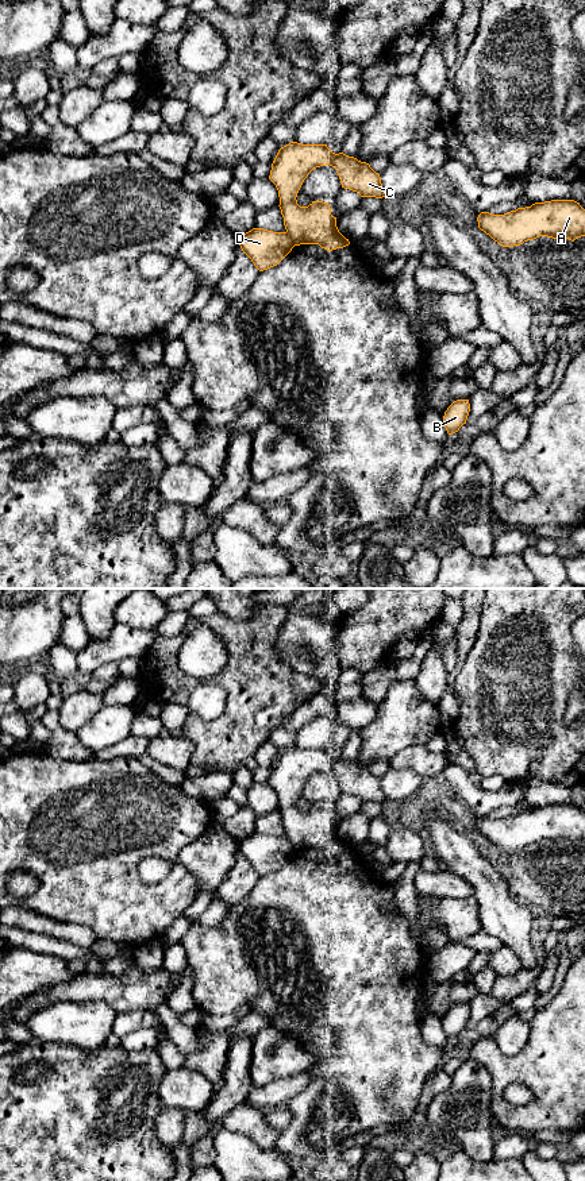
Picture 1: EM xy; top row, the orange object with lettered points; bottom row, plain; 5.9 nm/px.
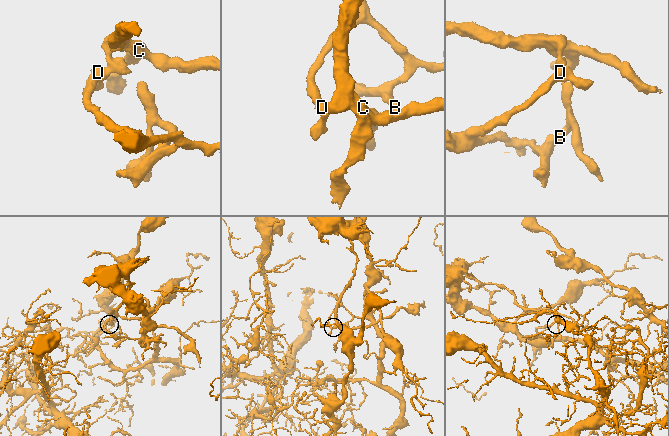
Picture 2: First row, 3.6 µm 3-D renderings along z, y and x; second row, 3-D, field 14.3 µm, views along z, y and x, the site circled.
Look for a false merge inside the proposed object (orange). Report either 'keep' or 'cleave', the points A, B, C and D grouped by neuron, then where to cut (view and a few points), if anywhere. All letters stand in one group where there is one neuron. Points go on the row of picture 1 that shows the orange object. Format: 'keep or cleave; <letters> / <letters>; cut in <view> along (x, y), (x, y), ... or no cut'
cleave; A C / B D; cut in xy along (285, 232), (296, 244)

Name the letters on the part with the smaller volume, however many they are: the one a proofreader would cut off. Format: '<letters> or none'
A, C

